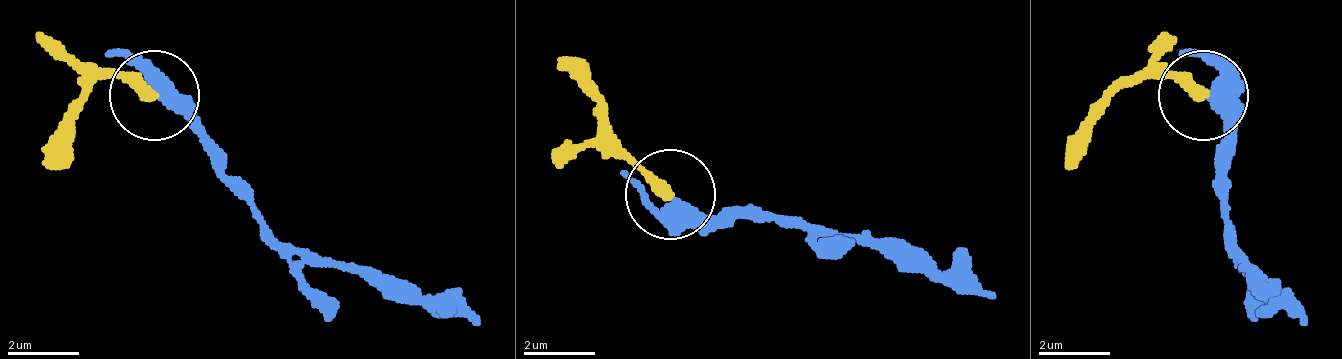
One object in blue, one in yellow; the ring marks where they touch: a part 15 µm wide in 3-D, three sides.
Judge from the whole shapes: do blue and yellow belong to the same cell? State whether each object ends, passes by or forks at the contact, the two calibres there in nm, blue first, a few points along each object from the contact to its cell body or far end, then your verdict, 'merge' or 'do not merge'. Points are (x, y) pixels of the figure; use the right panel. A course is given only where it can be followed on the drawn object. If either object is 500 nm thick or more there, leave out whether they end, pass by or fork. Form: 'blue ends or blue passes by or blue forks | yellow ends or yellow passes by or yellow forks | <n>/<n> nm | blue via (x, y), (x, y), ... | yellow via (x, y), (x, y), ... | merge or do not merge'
blue passes by | yellow ends | 440/360 nm | blue via (1210, 98), (1228, 125), (1228, 242), (1309, 323) | yellow via (1201, 98), (1129, 80), (1066, 170) | merge

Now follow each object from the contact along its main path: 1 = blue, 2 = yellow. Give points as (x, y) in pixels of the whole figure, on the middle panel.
1: (672, 201), (708, 219), (798, 219), (969, 273), (996, 300)
2: (672, 192), (609, 120), (564, 57)

